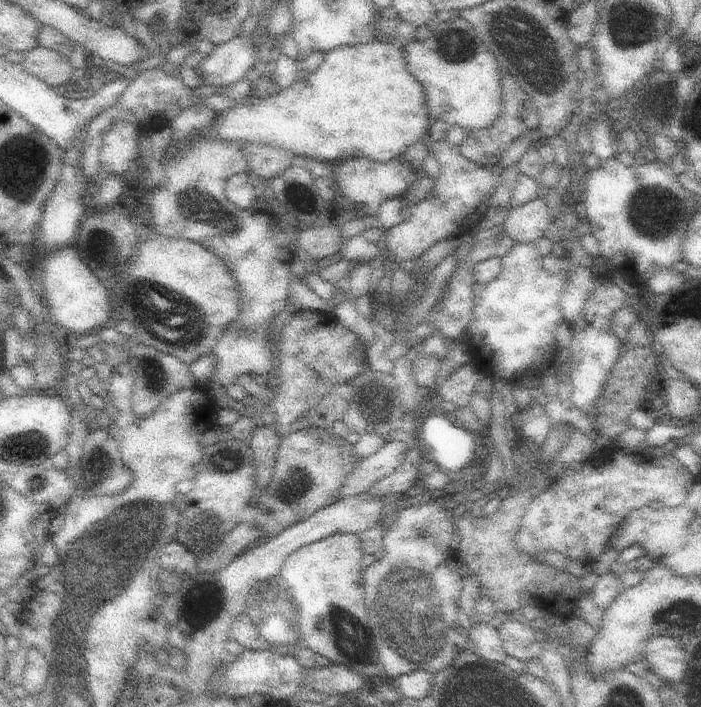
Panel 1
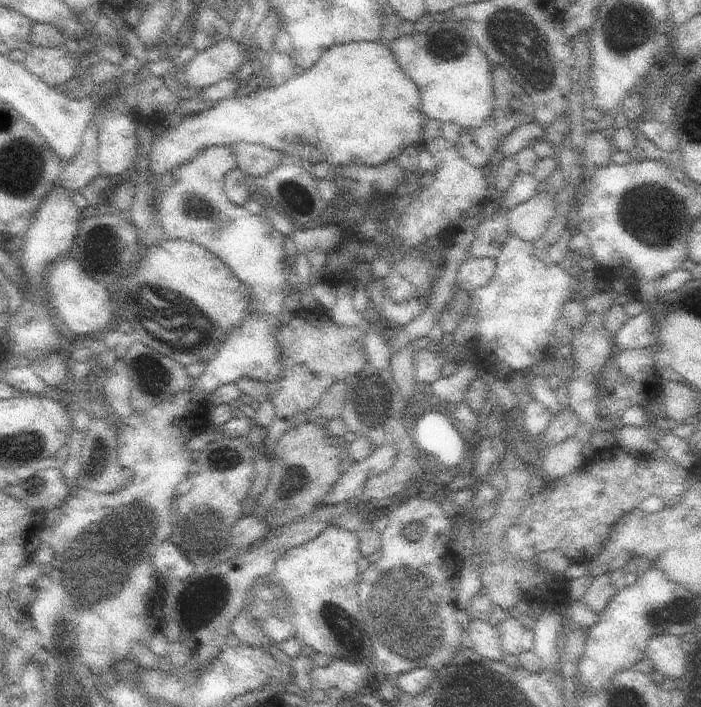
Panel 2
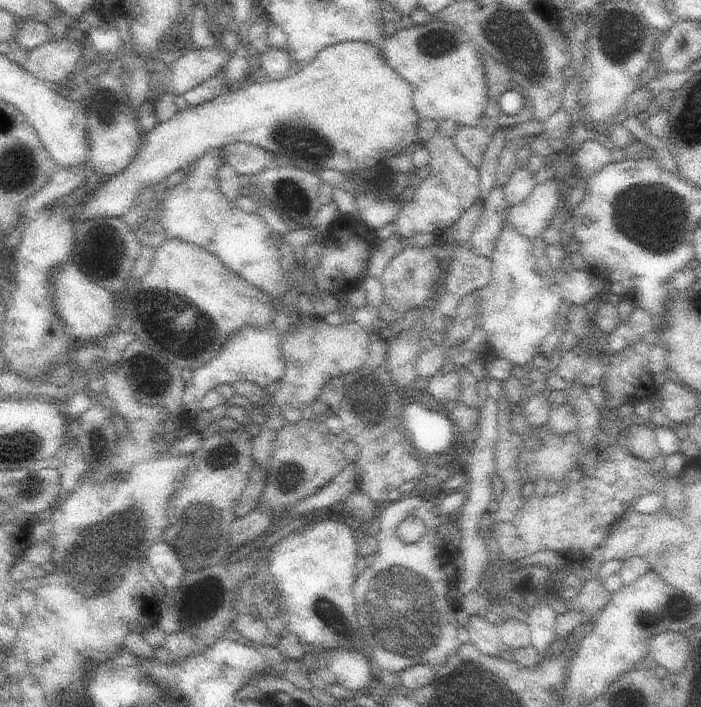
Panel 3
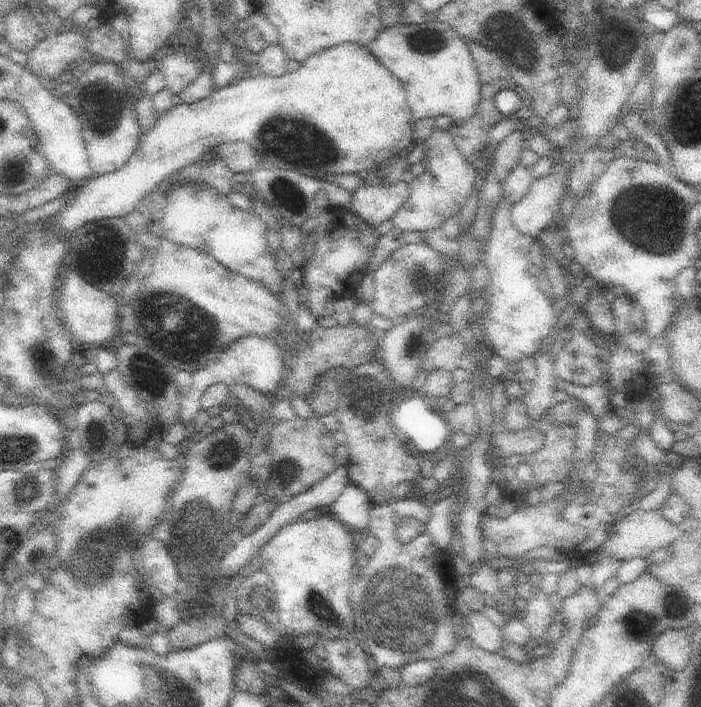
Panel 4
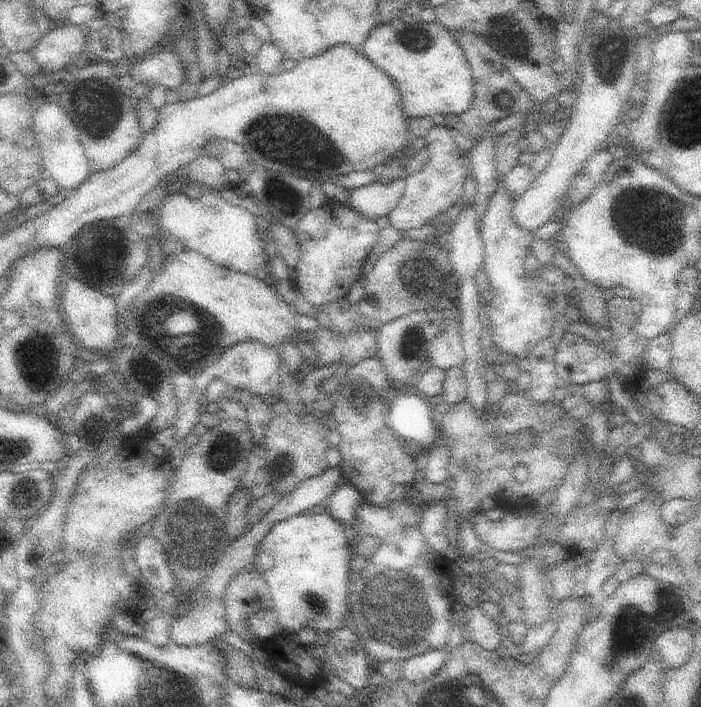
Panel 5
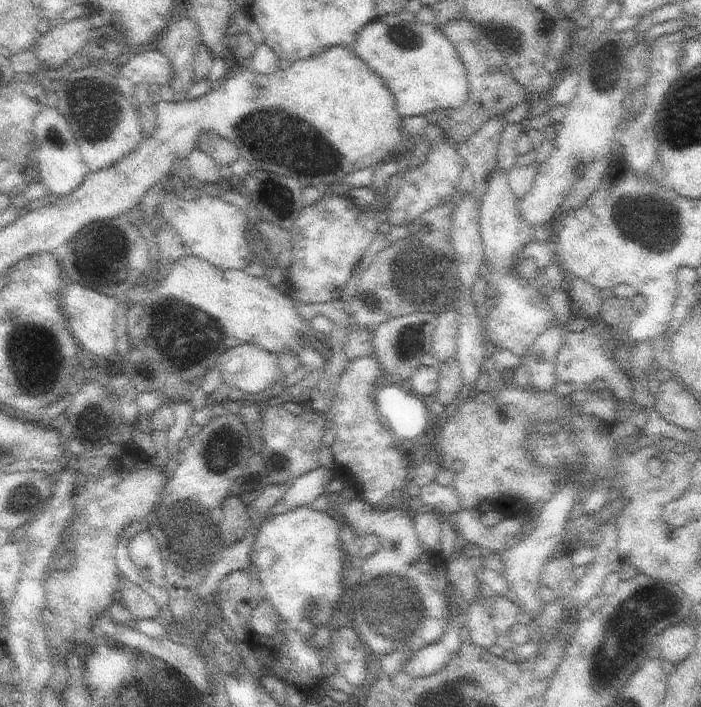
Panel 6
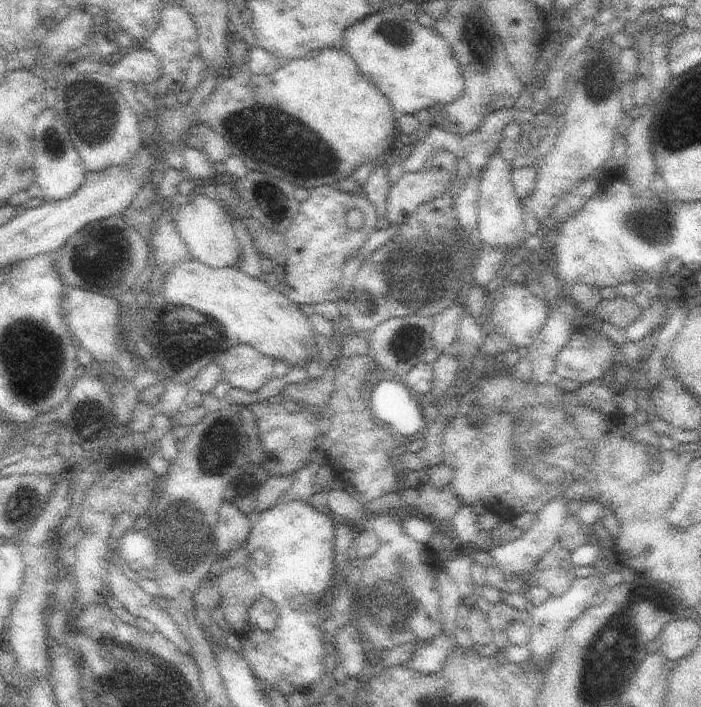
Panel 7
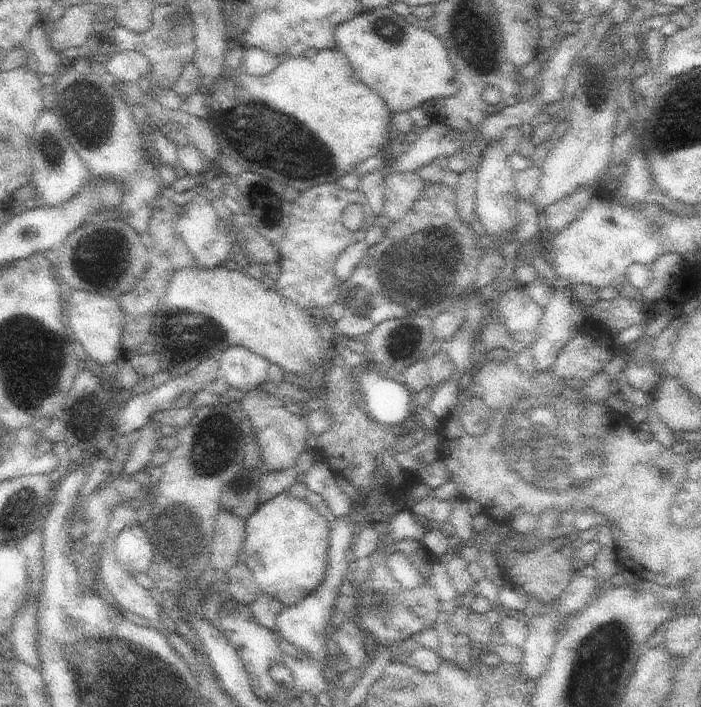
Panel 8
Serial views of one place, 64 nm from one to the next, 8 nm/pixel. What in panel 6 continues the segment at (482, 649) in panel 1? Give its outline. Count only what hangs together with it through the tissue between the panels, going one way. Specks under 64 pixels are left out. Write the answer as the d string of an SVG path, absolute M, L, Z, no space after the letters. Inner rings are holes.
M475 600L469 606L469 610L465 614L463 626L469 632L469 640L475 646L481 646L481 648L489 650L493 644L497 644L497 630L493 626L491 614L485 610L481 600Z

